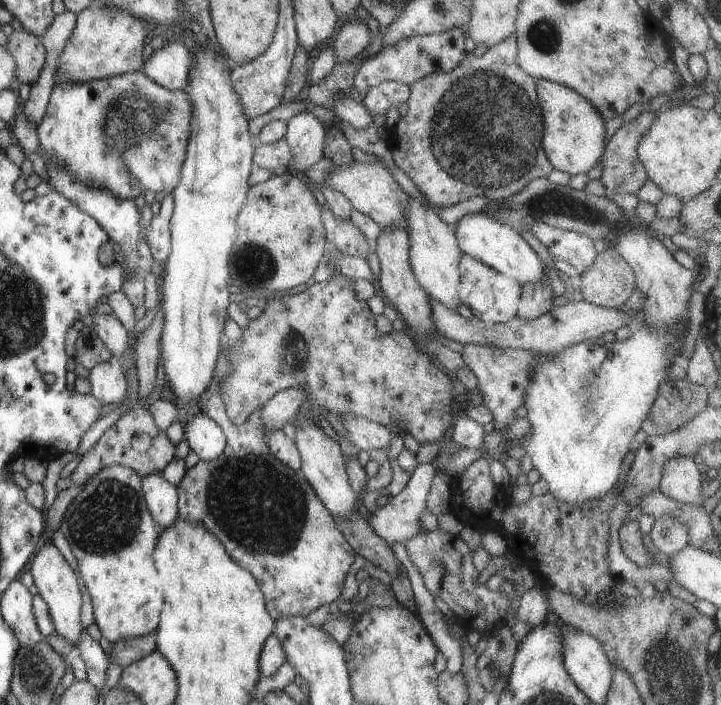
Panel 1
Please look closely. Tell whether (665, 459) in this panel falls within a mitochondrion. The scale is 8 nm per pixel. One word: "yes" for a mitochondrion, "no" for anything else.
no

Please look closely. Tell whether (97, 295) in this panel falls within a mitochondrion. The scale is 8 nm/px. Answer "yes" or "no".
no

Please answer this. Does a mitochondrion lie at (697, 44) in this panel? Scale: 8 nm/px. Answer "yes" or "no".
no

